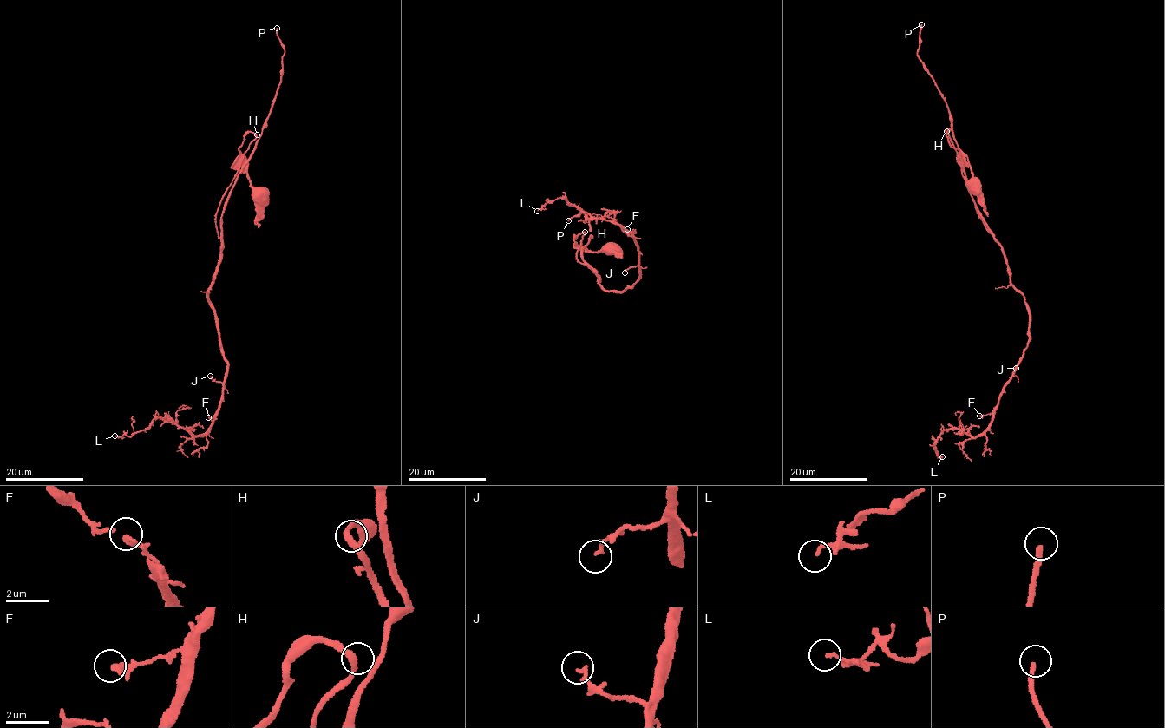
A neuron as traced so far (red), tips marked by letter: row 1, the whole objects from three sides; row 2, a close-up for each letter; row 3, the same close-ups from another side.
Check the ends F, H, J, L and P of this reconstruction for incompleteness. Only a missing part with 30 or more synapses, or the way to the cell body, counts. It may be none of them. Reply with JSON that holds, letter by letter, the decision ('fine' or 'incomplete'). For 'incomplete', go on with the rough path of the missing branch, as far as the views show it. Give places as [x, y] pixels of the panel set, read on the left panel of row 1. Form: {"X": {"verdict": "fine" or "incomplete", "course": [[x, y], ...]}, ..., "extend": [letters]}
{"F": {"verdict": "fine"}, "H": {"verdict": "fine"}, "J": {"verdict": "fine"}, "L": {"verdict": "fine"}, "P": {"verdict": "fine"}, "extend": []}

